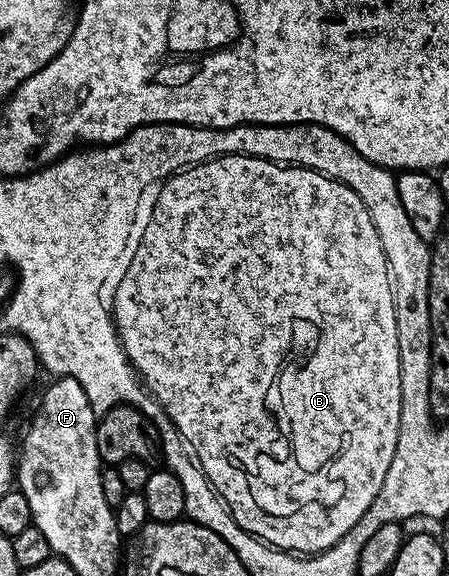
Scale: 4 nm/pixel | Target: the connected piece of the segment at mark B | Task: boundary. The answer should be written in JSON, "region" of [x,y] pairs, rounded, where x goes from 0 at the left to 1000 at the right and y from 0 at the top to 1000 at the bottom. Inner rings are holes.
{"region":[[[492,269],[363,313],[352,326],[354,352],[363,361],[325,375],[314,410],[298,427],[296,453],[278,481],[254,493],[252,552],[265,590],[274,594],[274,611],[290,623],[301,649],[408,753],[416,774],[461,823],[470,844],[506,875],[528,911],[624,957],[690,967],[751,946],[751,939],[804,905],[813,884],[831,877],[831,863],[840,863],[840,849],[849,849],[849,835],[857,835],[857,821],[866,821],[866,806],[884,780],[893,731],[893,620],[884,613],[884,550],[875,550],[871,472],[862,469],[862,448],[849,432],[849,411],[840,411],[831,377],[822,377],[822,363],[813,363],[804,342],[795,342],[786,328],[713,297],[690,297],[686,290],[608,283],[612,332],[581,332],[577,314],[577,349],[550,356],[559,366],[541,366],[537,359],[519,366],[519,359],[510,363],[492,352],[501,349],[501,339],[492,335],[506,328],[519,332],[519,325],[541,328],[546,321],[532,318],[532,307],[555,293],[559,269]],[[563,359],[604,370],[563,370]]]}

